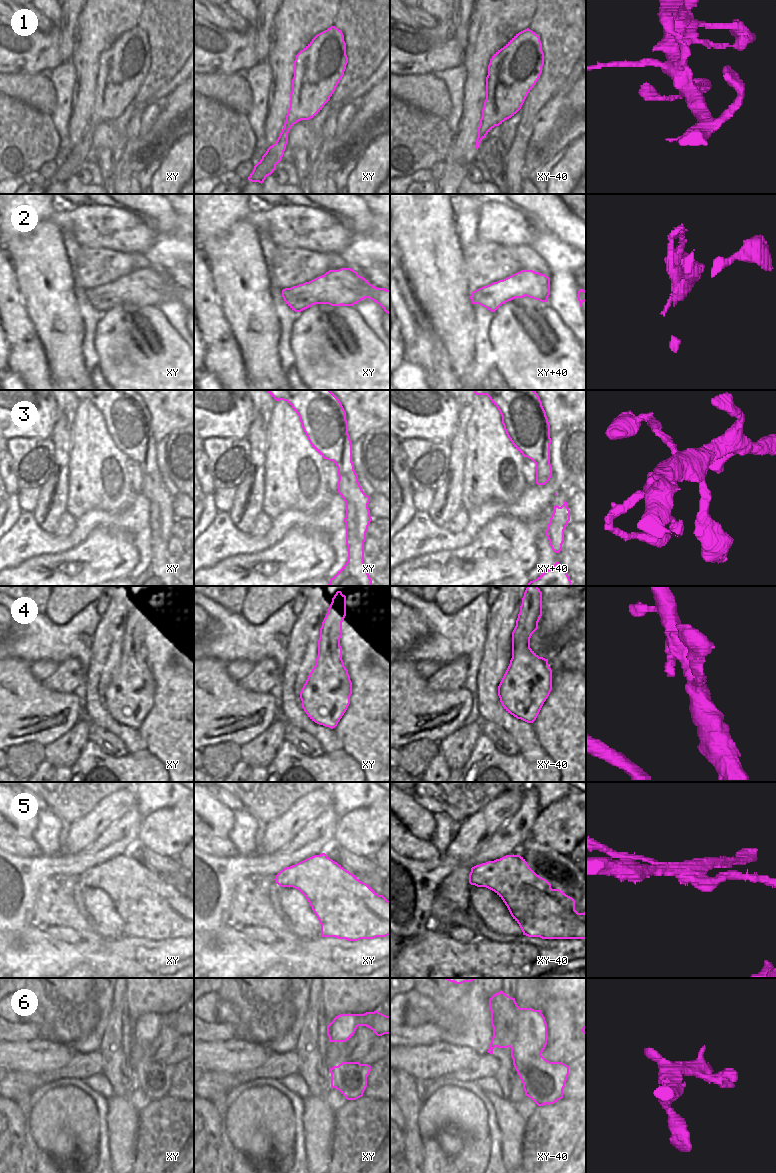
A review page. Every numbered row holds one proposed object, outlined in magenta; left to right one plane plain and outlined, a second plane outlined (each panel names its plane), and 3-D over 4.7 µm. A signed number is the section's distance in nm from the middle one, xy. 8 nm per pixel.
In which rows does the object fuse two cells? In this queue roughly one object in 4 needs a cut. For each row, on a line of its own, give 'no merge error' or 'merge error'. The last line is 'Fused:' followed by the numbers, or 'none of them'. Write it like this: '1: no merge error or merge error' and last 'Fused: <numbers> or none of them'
1: no merge error
2: merge error
3: no merge error
4: no merge error
5: merge error
6: no merge error
Fused: 2, 5

